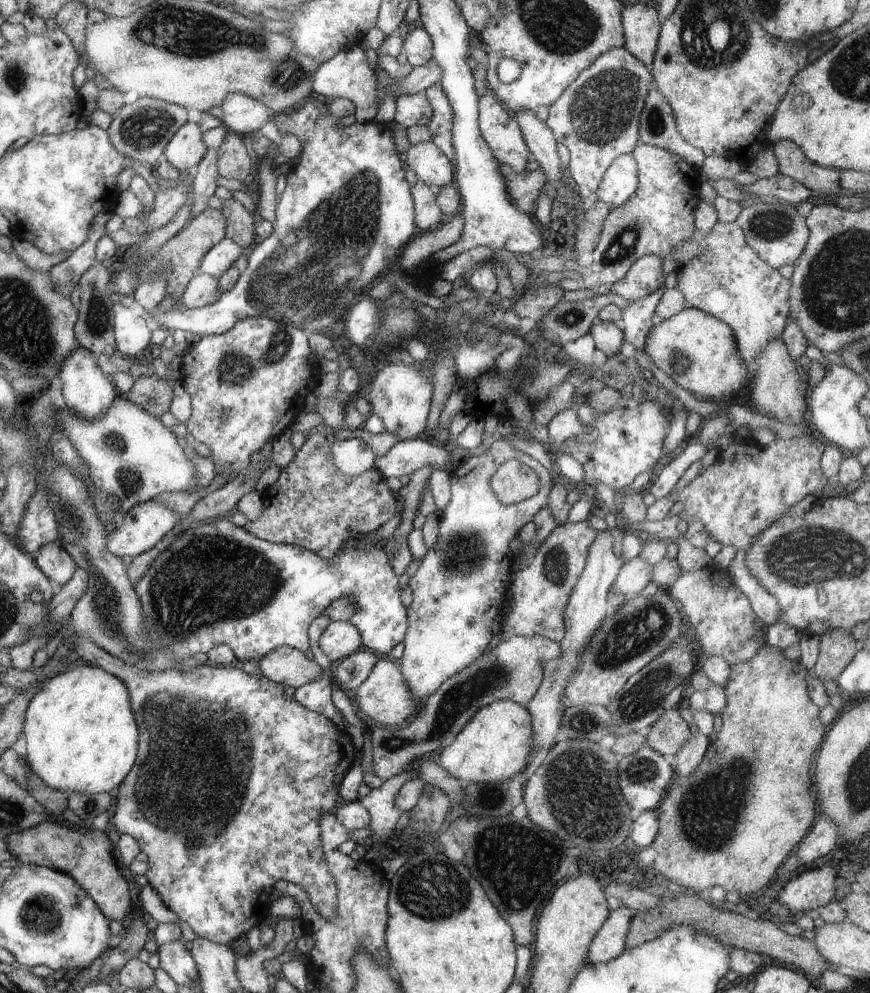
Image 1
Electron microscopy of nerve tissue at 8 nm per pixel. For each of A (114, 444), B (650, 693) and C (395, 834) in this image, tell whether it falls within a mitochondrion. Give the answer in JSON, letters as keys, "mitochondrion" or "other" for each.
{"A":"mitochondrion","B":"mitochondrion","C":"other"}

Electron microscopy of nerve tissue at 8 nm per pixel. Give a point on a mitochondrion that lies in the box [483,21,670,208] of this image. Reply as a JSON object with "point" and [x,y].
{"point":[601,107]}

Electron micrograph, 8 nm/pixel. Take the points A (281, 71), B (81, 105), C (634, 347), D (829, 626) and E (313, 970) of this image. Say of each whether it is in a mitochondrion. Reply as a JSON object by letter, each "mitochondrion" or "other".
{"A":"mitochondrion","B":"other","C":"other","D":"other","E":"other"}

